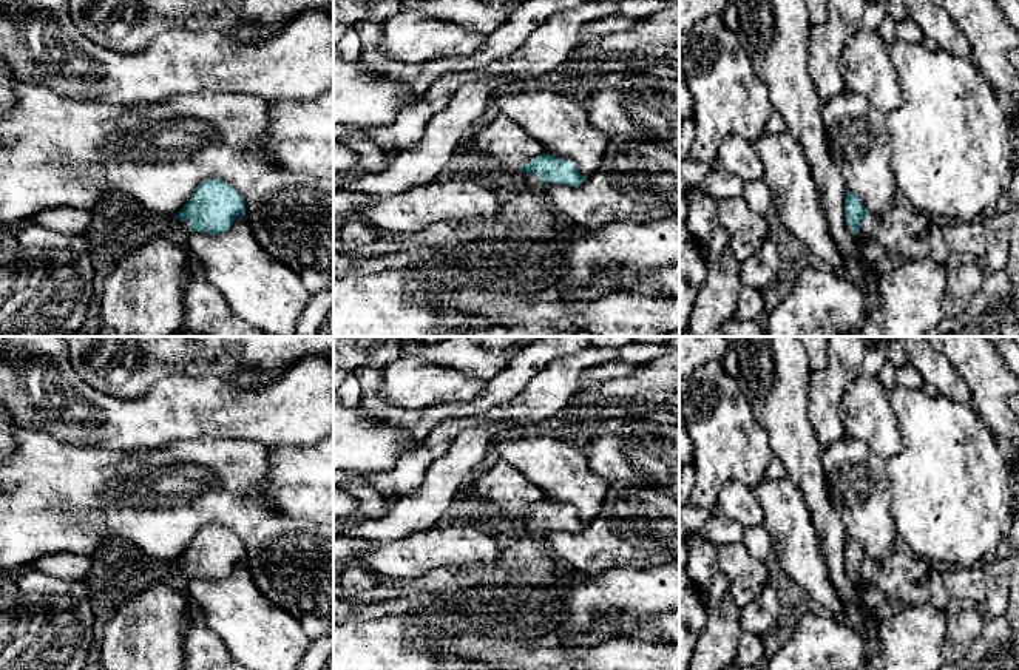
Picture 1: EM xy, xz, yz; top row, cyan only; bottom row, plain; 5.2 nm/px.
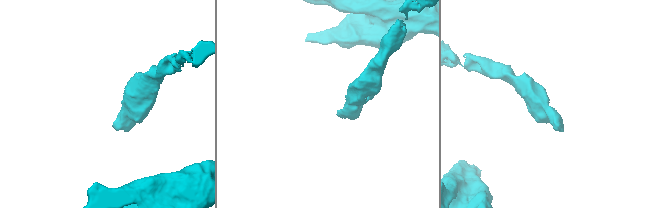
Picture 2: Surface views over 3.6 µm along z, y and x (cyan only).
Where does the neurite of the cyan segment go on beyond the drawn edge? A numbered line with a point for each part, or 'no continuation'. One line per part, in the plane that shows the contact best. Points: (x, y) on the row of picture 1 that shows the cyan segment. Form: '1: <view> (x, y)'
1: xy (182, 226)

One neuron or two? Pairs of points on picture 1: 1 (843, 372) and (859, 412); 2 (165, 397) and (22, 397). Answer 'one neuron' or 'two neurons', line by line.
1: two neurons
2: one neuron

